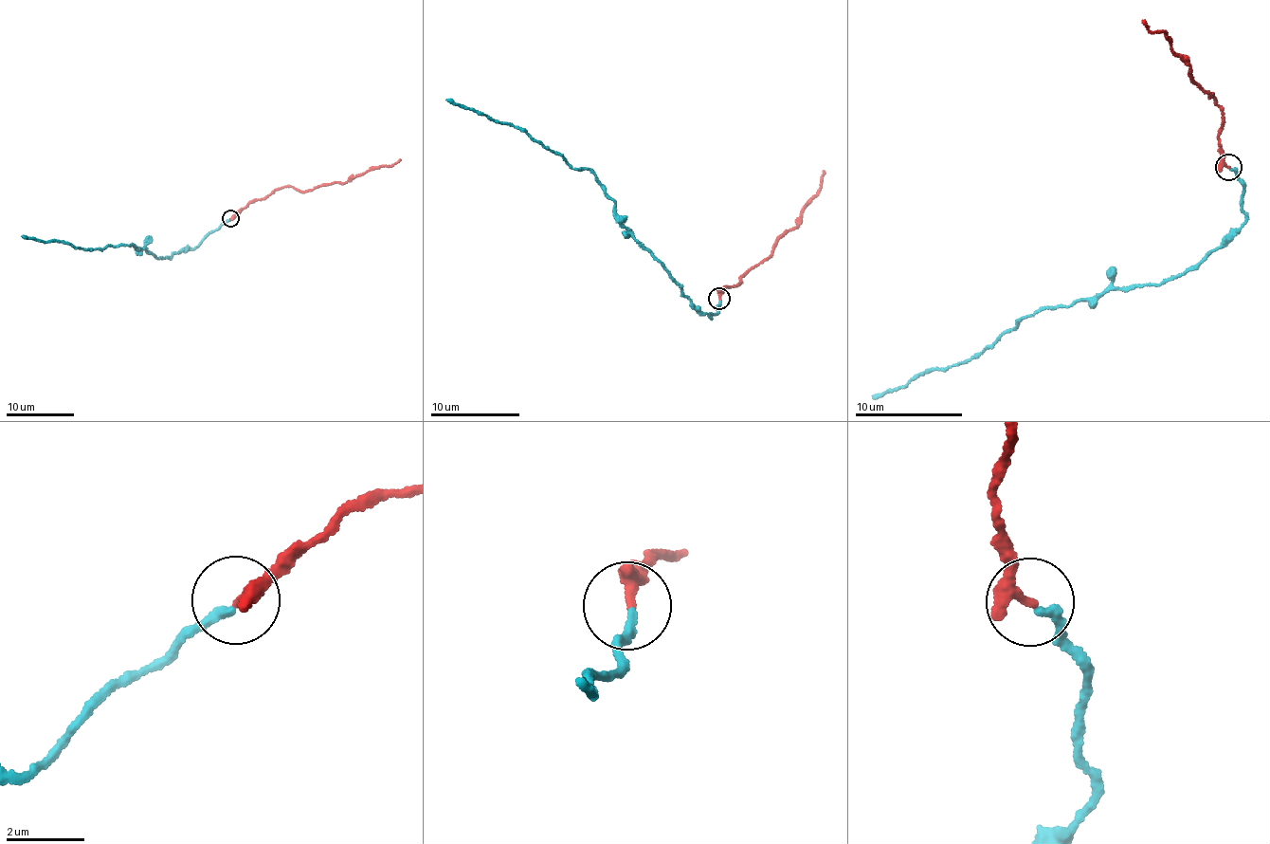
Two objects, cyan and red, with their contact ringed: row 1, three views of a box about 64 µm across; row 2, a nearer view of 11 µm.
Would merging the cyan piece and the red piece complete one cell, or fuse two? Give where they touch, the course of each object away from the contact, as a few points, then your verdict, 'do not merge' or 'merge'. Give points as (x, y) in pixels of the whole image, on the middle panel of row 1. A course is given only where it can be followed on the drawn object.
place (719, 298); course cyan (718, 300), (710, 317), (692, 307), (623, 227), (593, 173), (445, 100); course red (718, 297), (726, 286), (735, 287), (763, 261), (772, 246), (796, 225), (802, 210), (817, 193), (823, 171); merge

